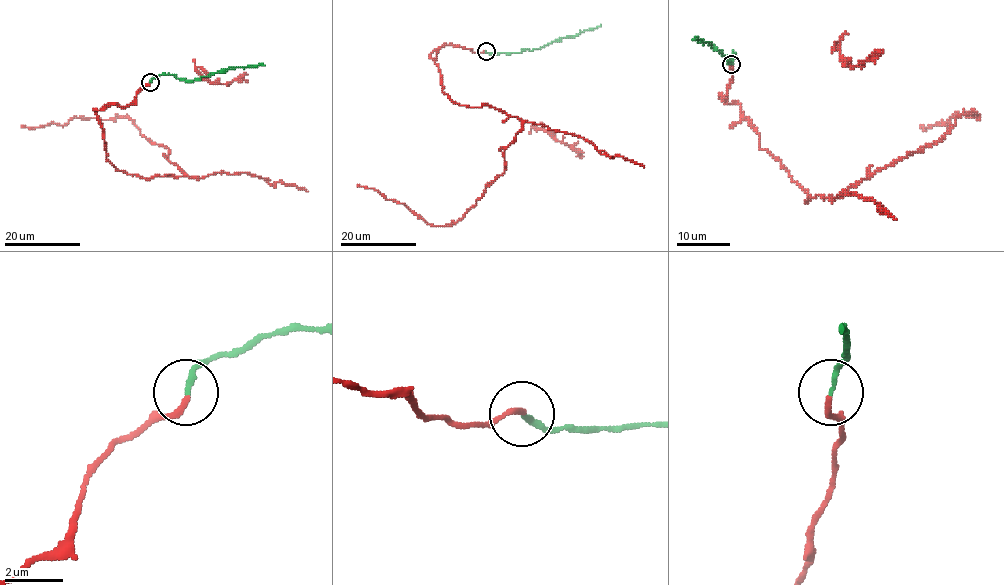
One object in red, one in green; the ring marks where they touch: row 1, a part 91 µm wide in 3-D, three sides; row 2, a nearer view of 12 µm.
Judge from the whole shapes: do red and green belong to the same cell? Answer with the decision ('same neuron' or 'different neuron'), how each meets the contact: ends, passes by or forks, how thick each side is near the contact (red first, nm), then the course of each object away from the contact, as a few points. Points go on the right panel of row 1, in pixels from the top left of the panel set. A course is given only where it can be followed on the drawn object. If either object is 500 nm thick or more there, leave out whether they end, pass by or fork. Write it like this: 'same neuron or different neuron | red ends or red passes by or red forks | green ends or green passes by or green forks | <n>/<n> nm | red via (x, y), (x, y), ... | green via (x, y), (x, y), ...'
same neuron | red ends | green ends | 200/160 nm | red via (730, 64), (721, 95), (737, 103), (806, 201), (838, 198), (935, 145), (959, 116), (979, 115), (921, 124) | green via (730, 64), (733, 52), (733, 59), (728, 63), (726, 56), (710, 43), (693, 39)

